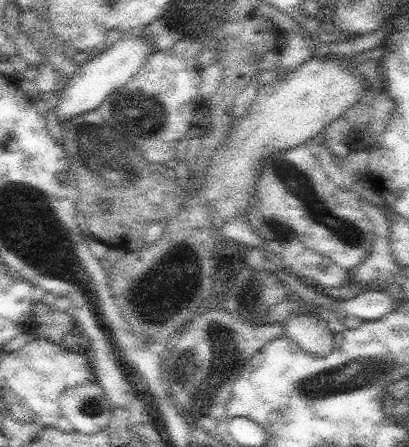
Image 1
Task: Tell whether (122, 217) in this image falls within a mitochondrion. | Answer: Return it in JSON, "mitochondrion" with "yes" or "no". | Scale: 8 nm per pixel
{"mitochondrion":"no"}

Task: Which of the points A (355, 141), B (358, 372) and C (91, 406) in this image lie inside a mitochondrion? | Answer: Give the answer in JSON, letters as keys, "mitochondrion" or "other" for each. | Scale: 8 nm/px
{"A":"other","B":"mitochondrion","C":"mitochondrion"}

